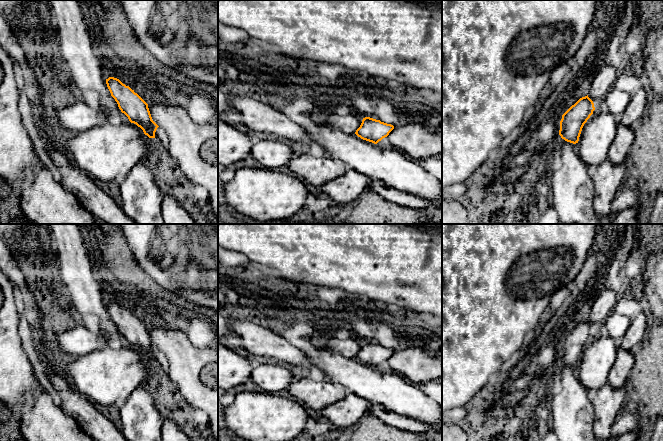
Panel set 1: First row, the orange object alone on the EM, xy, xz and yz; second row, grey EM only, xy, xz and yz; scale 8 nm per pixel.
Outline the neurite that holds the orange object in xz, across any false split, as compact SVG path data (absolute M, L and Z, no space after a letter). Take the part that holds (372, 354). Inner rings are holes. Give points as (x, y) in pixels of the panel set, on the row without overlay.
M365 341L355 358L363 364L377 368L383 362L387 361L393 353L394 350L391 348Z

